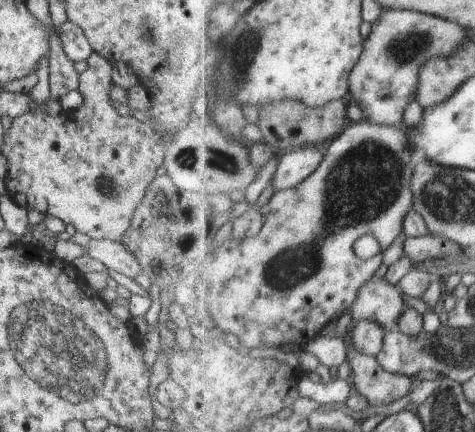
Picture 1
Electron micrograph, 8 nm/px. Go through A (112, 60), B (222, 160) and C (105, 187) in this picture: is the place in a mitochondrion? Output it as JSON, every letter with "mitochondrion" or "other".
{"A":"other","B":"mitochondrion","C":"mitochondrion"}

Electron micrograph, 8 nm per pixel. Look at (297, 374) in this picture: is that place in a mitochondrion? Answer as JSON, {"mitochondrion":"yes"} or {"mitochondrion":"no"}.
{"mitochondrion":"no"}

